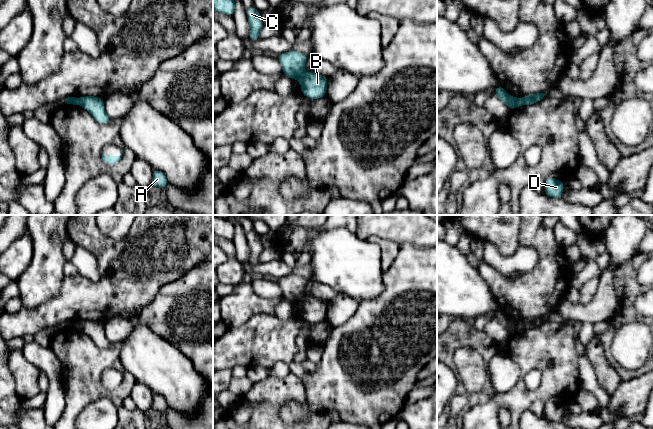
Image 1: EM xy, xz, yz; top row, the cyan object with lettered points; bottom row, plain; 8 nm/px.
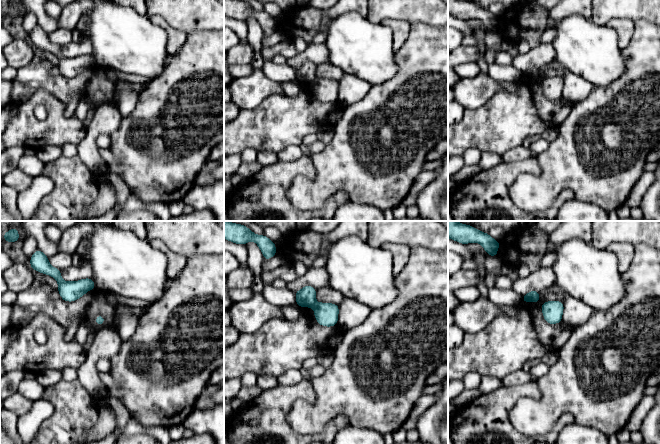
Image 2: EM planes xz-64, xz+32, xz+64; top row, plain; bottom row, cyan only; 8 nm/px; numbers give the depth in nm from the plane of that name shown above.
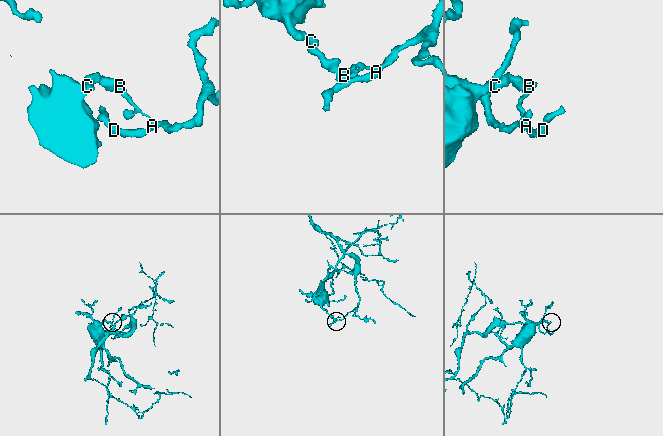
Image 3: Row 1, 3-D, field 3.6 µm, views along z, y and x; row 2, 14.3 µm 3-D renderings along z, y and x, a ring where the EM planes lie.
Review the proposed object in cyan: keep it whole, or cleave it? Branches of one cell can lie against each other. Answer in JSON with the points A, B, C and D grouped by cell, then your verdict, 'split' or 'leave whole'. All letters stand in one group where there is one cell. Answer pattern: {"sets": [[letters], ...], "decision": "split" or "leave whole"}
{"sets": [["A", "B", "D"], ["C"]], "decision": "split"}

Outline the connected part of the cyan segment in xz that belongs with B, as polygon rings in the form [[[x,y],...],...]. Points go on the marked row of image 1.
[[[313,72],[306,73],[300,80],[305,97],[316,100],[326,96],[328,77]]]

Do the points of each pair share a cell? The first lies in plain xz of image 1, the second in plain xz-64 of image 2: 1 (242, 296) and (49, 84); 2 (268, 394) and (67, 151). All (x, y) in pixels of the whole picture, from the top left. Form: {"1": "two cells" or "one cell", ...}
{"1": "one cell", "2": "two cells"}

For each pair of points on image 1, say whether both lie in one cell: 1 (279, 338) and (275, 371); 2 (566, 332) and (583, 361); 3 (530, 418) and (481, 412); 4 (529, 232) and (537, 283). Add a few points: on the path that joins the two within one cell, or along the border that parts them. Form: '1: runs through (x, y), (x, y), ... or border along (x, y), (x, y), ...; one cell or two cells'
1: border along (288, 363), (276, 362), (269, 368); two cells
2: border along (578, 357), (577, 381); two cells
3: border along (519, 417), (524, 411), (532, 411), (542, 418); two cells
4: runs through (542, 245), (544, 247), (544, 270); one cell

